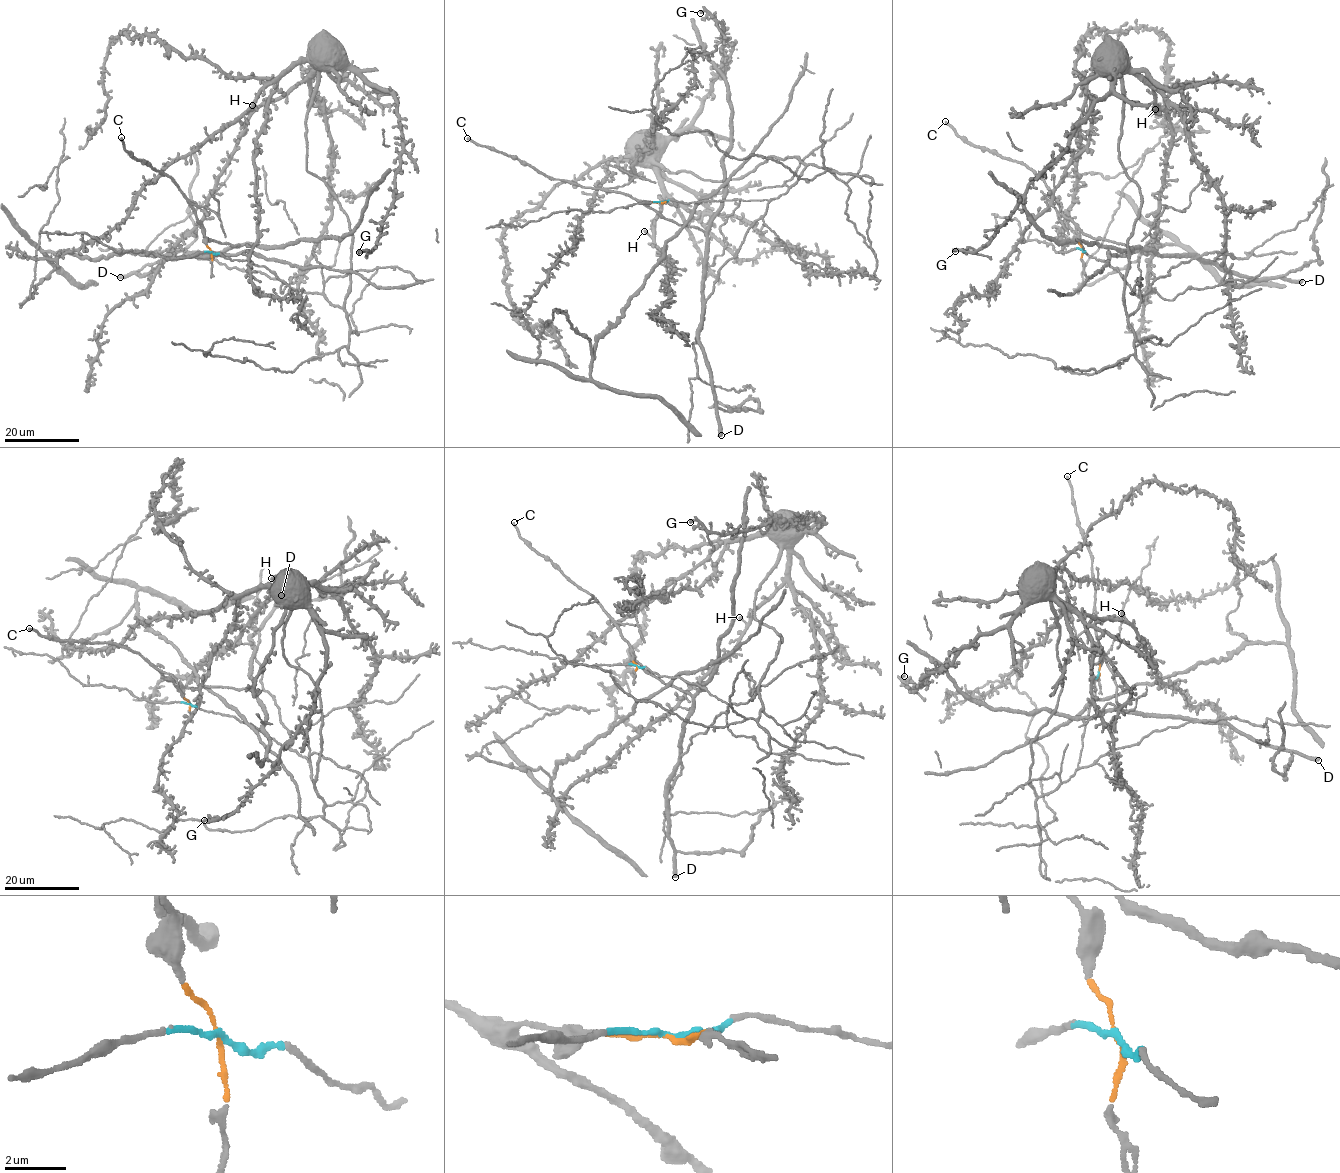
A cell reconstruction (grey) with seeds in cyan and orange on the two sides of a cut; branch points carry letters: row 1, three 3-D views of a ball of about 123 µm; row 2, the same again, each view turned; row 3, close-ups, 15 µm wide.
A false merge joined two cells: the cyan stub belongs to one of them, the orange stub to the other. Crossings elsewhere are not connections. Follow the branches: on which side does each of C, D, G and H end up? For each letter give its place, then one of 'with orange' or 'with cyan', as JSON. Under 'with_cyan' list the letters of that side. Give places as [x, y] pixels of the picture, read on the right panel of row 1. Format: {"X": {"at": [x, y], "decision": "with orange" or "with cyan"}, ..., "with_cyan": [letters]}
{"C": {"at": [945, 121], "decision": "with orange"}, "D": {"at": [1302, 282], "decision": "with orange"}, "G": {"at": [955, 251], "decision": "with cyan"}, "H": {"at": [1155, 109], "decision": "with cyan"}, "with_cyan": ["G", "H"]}

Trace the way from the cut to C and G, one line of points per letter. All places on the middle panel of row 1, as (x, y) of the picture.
C: (661, 202), (639, 201), (624, 193), (582, 187), (555, 179), (467, 138)
G: (661, 202), (774, 199), (805, 166), (770, 156), (705, 180), (654, 162), (725, 73), (723, 31), (700, 13)

